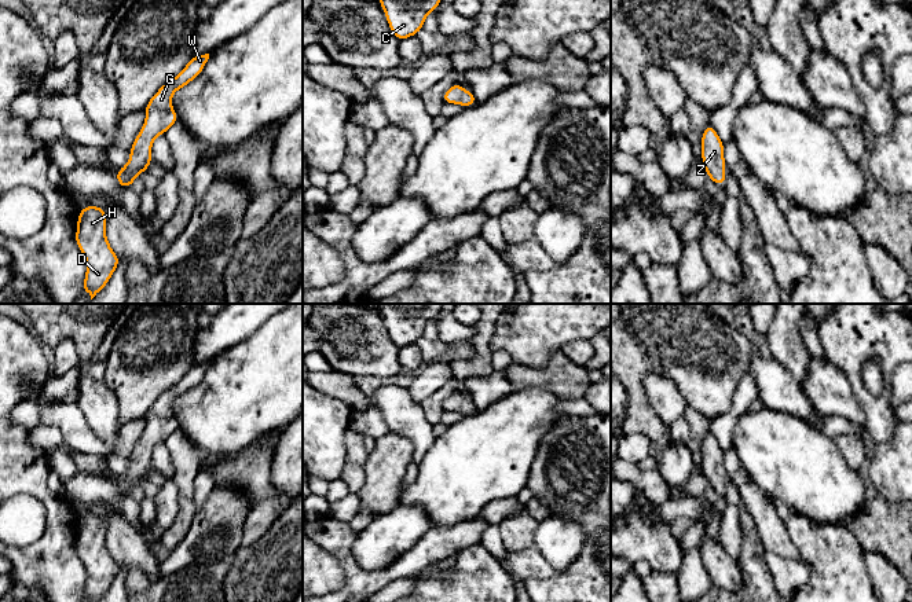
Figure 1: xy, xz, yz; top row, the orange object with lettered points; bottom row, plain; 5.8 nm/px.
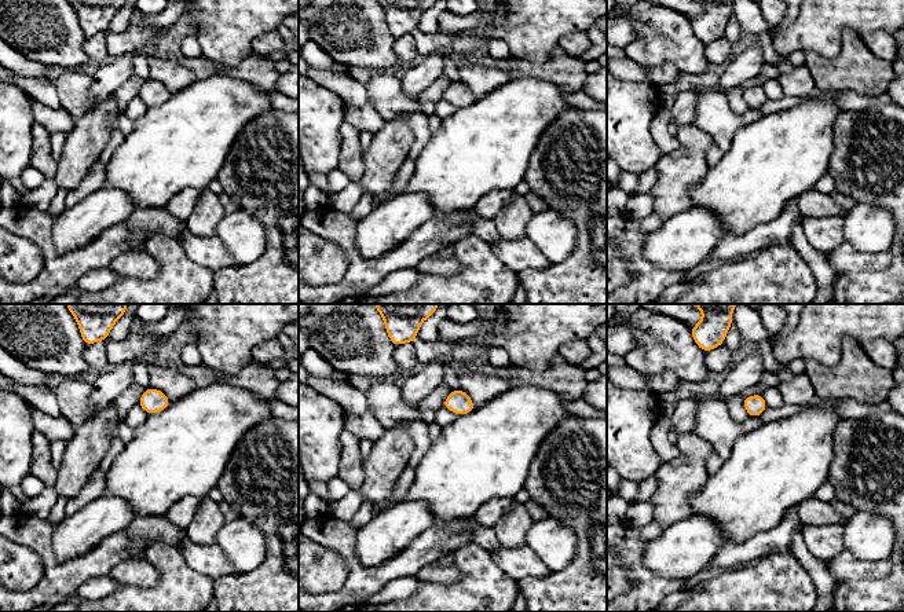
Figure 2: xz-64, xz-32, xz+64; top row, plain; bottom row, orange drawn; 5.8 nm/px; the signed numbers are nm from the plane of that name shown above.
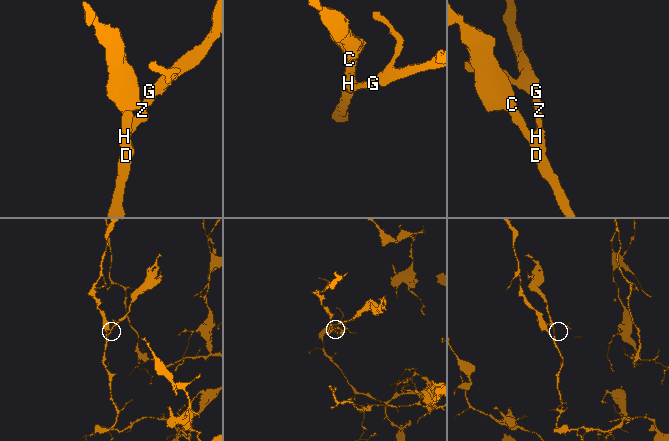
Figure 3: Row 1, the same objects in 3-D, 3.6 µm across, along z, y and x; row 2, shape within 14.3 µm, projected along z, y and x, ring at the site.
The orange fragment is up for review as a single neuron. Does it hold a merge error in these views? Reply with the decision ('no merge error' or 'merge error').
no merge error

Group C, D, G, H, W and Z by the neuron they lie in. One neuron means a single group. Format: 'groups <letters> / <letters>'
groups C D G H W Z

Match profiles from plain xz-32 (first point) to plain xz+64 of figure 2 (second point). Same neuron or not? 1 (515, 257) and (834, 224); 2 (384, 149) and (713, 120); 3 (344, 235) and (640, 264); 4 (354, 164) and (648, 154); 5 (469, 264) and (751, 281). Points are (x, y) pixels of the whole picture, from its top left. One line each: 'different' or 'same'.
1: different
2: different
3: same
4: different
5: same

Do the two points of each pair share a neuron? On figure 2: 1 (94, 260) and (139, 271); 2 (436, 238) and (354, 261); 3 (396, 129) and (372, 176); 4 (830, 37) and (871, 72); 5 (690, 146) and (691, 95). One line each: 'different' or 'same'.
1: different
2: same
3: same
4: different
5: different

